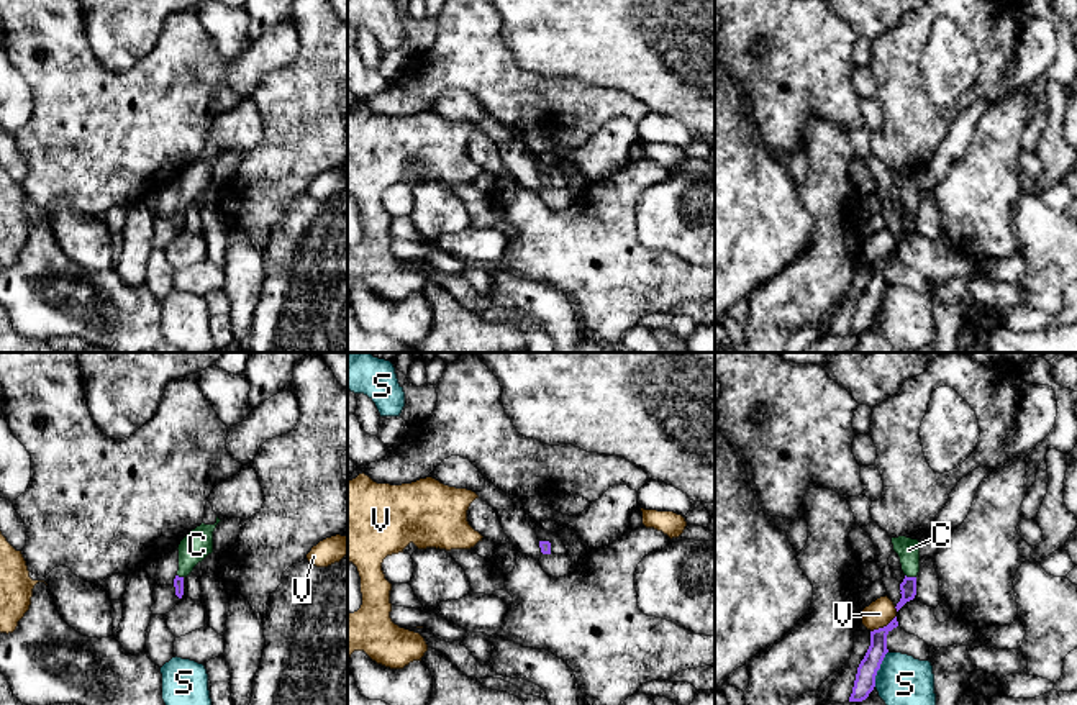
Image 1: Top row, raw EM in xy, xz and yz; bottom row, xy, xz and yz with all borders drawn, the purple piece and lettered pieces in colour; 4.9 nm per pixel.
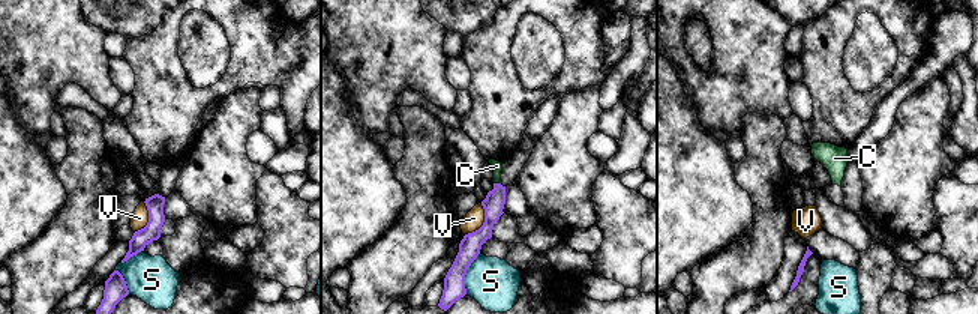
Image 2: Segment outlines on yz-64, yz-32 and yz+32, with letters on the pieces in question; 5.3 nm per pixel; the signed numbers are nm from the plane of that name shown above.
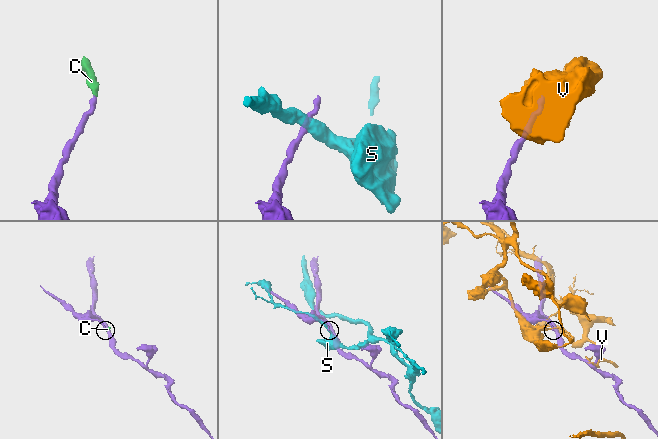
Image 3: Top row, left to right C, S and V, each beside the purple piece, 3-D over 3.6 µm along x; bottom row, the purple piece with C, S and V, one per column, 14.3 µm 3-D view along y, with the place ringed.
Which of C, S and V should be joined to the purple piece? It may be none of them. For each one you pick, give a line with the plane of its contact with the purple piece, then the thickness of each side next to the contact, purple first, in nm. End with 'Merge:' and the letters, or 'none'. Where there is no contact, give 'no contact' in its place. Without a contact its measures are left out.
C: meets purple in yz; 80 nm thick on the purple side, 110 nm on the other
Merge: C

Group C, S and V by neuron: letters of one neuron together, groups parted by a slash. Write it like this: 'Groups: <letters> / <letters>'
Groups: C / S / V

